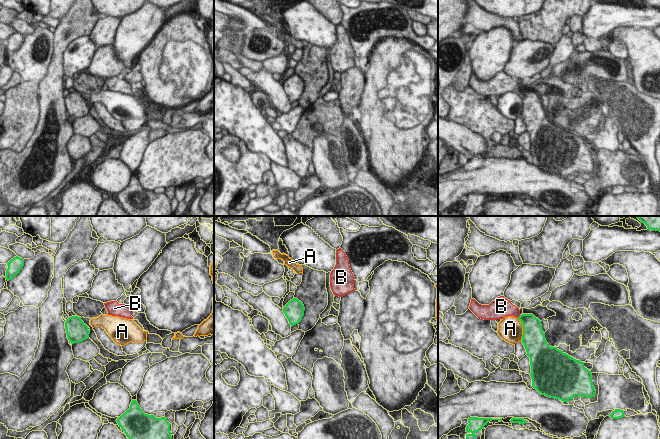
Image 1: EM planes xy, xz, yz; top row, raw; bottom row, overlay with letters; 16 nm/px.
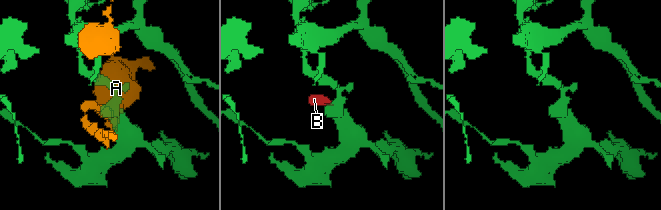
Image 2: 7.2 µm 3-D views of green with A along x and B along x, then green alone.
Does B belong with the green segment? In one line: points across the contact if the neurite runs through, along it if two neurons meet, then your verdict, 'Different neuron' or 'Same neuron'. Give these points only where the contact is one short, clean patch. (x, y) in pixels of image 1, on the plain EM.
Path across: yz (531, 101), (519, 92), (513, 86), (506, 84). Same neuron.

